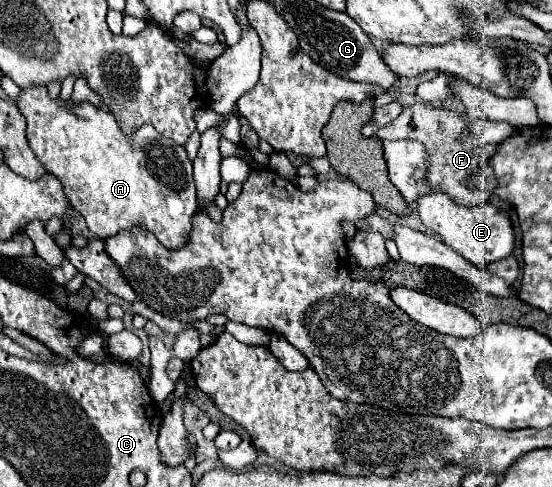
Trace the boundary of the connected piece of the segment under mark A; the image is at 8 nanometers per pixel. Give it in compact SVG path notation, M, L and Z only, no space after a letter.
M41 86L23 90L17 100L17 106L27 120L27 138L31 150L43 162L47 172L63 184L69 204L85 218L89 232L95 238L107 240L123 230L145 226L145 230L153 232L157 240L169 250L187 246L191 218L197 212L197 200L193 184L193 166L183 146L161 136L151 124L143 124L133 136L127 136L119 130L119 124L113 114L103 112L89 102L75 106L71 100L51 100L47 96L47 90Z

